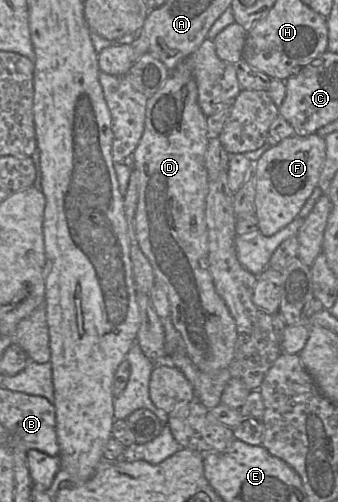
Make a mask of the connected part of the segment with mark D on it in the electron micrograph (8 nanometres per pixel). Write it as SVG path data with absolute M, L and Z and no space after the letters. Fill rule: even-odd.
M188 60L171 70L163 86L147 99L144 130L132 153L132 169L138 172L138 201L135 232L140 249L149 260L155 282L166 292L170 319L184 342L184 351L201 372L213 373L227 368L235 351L235 322L223 300L216 293L208 264L208 230L205 221L209 179L205 155L209 144L207 117L198 105L198 90Z

